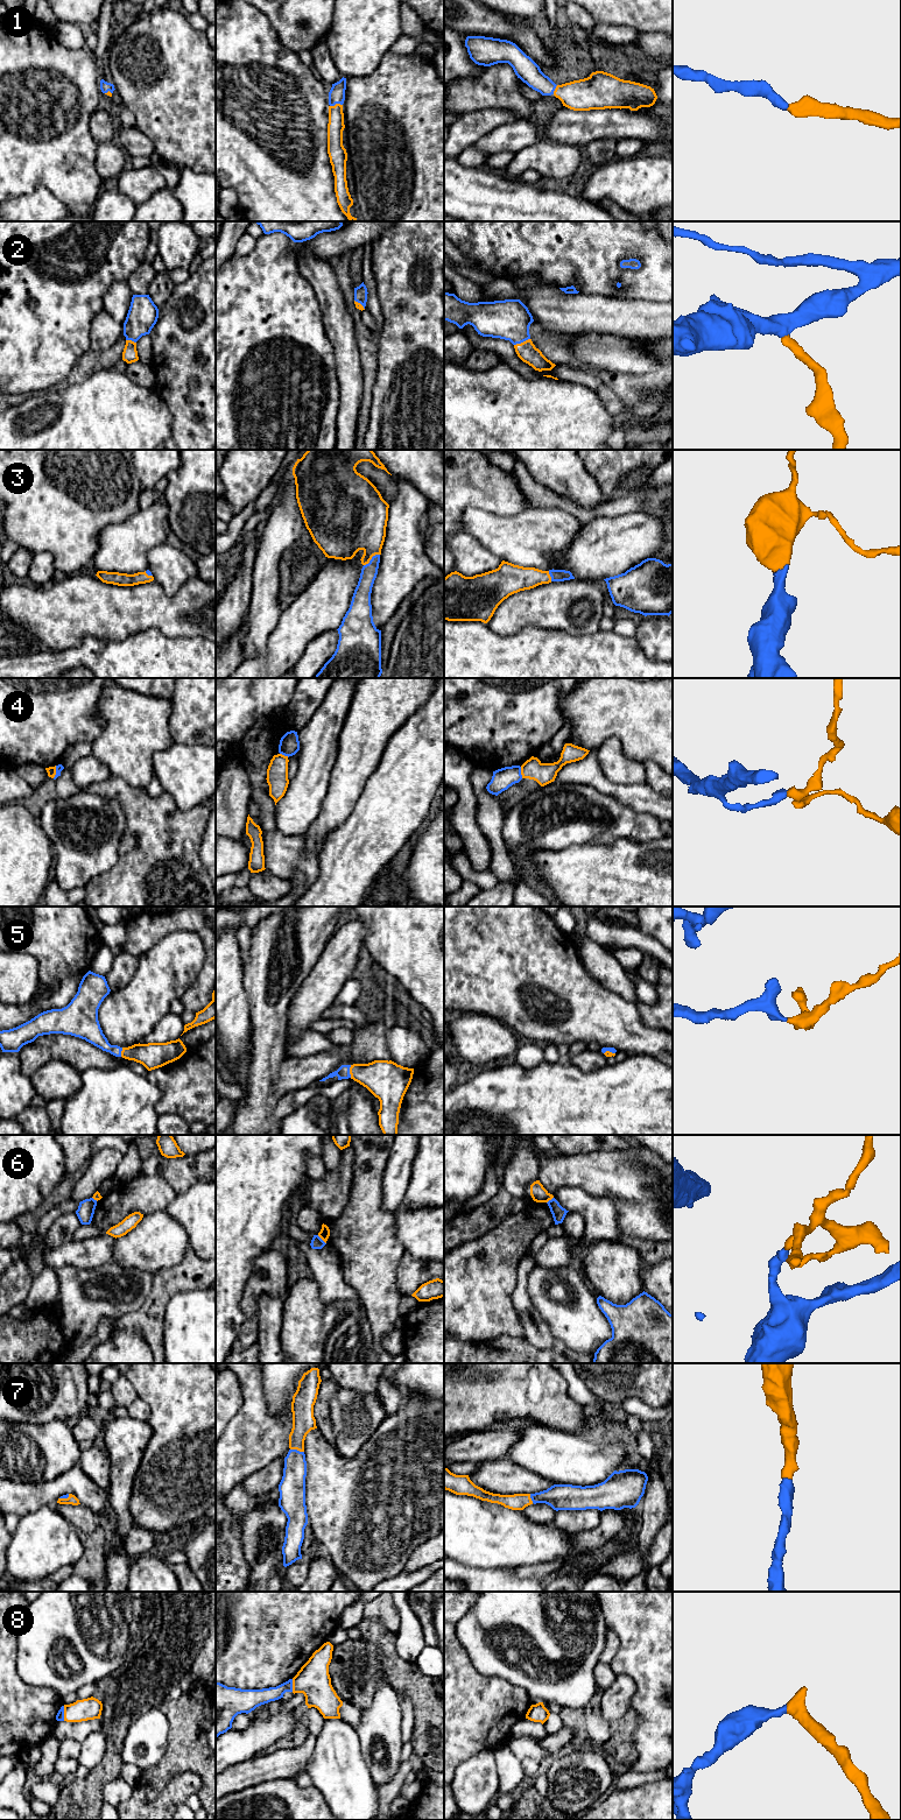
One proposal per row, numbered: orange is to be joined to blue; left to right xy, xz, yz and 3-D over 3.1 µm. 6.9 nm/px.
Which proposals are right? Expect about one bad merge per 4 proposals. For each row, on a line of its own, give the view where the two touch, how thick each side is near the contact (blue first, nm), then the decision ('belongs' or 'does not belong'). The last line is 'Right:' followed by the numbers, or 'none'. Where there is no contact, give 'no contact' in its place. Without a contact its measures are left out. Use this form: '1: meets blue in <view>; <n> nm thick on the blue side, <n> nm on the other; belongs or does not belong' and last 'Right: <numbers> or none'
1: meets blue in xz; 110 nm thick on the blue side, 120 nm on the other; belongs
2: meets blue in yz; 280 nm thick on the blue side, 140 nm on the other; belongs
3: meets blue in xz; 120 nm thick on the blue side, 360 nm on the other; belongs
4: meets blue in yz; 150 nm thick on the blue side, 150 nm on the other; does not belong
5: meets blue in xz; 90 nm thick on the blue side, 260 nm on the other; belongs
6: meets blue in xz; 80 nm thick on the blue side, 70 nm on the other; does not belong
7: meets blue in xz; 180 nm thick on the blue side, 160 nm on the other; belongs
8: meets blue in xy; 60 nm thick on the blue side, 150 nm on the other; belongs
Right: 1, 2, 3, 5, 7, 8

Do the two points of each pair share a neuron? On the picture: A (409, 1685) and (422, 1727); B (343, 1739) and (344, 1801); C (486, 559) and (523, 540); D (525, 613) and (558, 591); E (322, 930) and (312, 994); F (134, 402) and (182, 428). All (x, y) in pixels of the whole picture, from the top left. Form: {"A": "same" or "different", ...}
{"A": "same", "B": "same", "C": "different", "D": "same", "E": "different", "F": "different"}

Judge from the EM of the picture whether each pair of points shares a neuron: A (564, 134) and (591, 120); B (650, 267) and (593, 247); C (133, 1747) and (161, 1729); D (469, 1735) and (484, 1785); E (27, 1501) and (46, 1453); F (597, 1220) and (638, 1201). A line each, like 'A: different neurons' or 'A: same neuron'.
A: same neuron
B: same neuron
C: same neuron
D: different neurons
E: different neurons
F: different neurons

